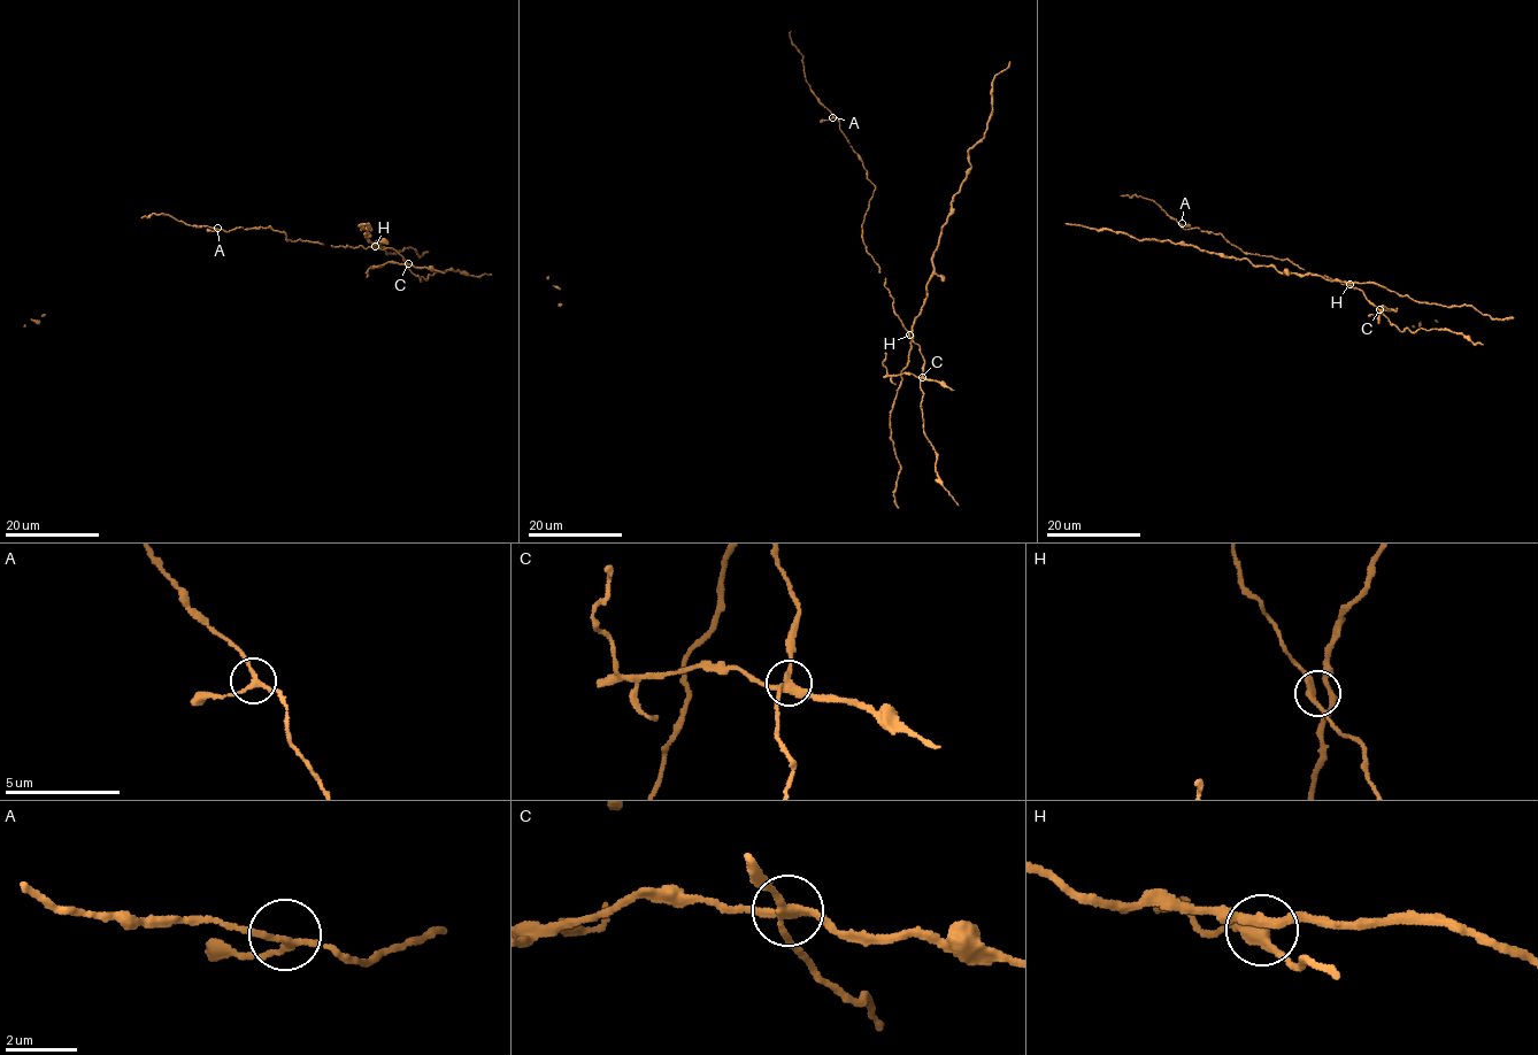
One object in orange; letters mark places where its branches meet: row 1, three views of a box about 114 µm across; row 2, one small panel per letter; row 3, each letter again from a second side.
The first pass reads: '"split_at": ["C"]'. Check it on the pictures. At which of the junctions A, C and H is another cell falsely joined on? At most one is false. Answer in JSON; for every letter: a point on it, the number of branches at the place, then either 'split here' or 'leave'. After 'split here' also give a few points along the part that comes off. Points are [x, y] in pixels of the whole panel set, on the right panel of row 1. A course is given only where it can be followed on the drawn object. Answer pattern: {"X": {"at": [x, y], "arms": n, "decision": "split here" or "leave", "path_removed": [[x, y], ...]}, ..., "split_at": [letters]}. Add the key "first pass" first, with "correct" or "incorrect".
{"first pass": "correct", "A": {"at": [1182, 223], "arms": 3, "decision": "leave"}, "C": {"at": [1379, 309], "arms": 4, "decision": "split here", "path_removed": [[1379, 310], [1385, 306], [1390, 309], [1368, 316]]}, "H": {"at": [1350, 284], "arms": 4, "decision": "leave"}, "split_at": ["C"]}

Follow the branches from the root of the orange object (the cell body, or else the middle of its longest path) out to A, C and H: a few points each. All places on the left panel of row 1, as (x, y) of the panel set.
A: (289, 240), (284, 232), (269, 226), (237, 228), (227, 232), (217, 228)
C: (289, 240), (392, 248), (408, 264)
H: (289, 240), (354, 247), (375, 246)

